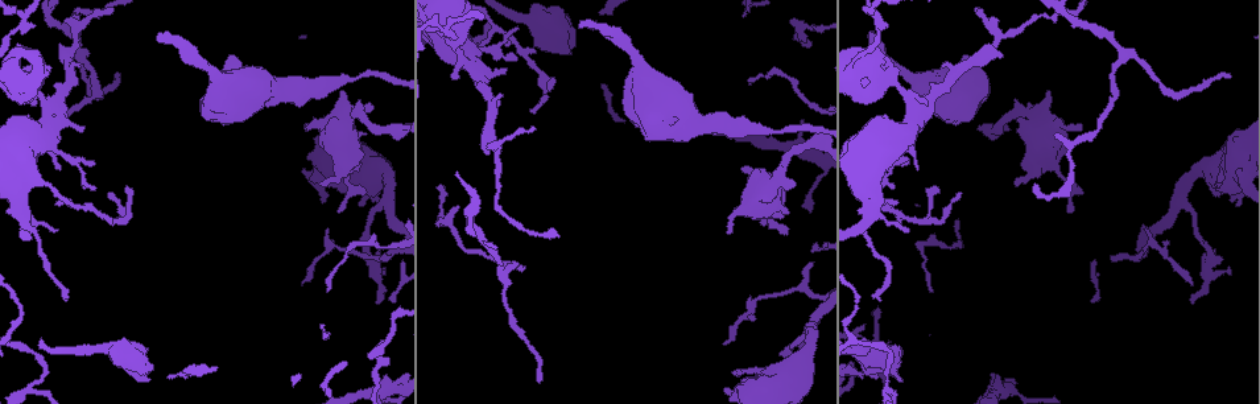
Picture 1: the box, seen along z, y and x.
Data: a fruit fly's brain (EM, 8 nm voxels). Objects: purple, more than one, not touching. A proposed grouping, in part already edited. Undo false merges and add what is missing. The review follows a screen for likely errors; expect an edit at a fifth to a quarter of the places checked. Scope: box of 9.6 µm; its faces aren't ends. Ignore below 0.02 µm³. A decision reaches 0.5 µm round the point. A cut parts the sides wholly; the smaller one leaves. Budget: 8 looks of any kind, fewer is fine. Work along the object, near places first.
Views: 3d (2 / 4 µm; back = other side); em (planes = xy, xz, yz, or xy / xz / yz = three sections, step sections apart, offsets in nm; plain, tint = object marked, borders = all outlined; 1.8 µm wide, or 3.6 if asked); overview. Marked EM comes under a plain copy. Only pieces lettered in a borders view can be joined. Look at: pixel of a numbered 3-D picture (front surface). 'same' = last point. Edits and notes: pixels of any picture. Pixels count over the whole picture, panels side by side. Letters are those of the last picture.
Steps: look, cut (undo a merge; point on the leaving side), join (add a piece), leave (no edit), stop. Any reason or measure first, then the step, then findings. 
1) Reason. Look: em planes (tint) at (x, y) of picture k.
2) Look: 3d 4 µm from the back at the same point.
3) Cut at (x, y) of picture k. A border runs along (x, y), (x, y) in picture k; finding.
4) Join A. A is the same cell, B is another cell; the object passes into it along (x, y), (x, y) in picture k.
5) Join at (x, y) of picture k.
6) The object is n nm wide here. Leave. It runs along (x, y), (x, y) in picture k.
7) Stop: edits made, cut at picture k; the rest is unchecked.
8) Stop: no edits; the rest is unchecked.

Long arm stops here. Look: em xy step 16 (borders) at (873, 35) of picture 1.

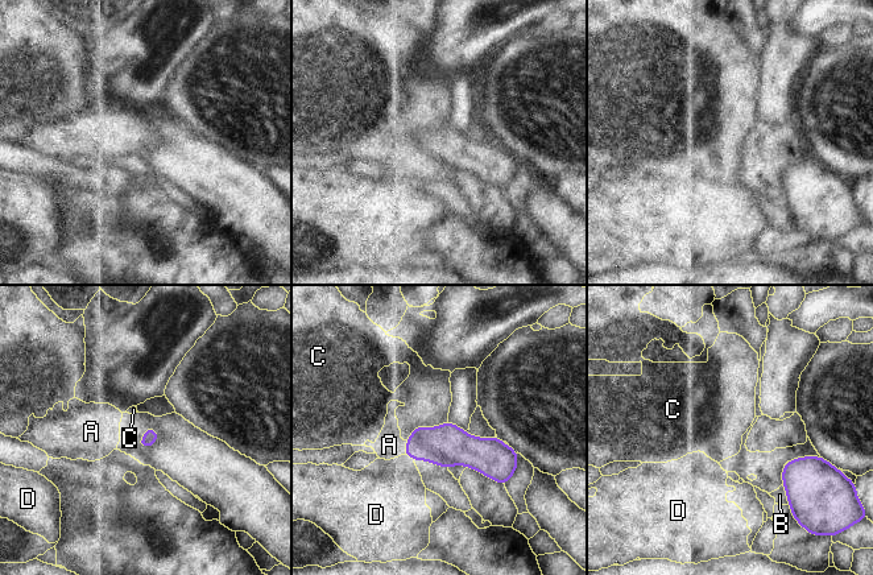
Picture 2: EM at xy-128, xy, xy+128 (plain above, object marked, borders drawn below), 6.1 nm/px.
Join A. A is the same cell, B, C and D are other cells; the neuron continues.

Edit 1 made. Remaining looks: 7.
See it whole again. Look: overview.

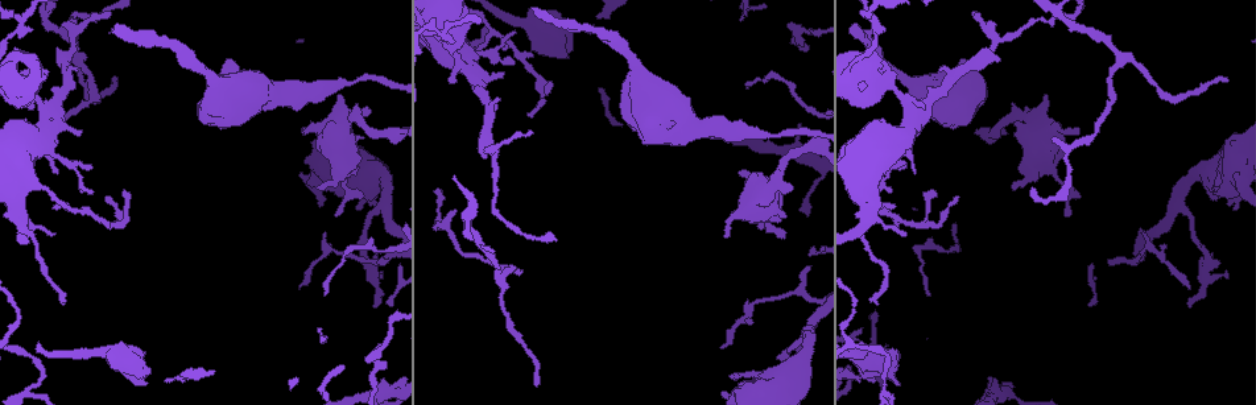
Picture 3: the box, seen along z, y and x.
Calibre changes. Look: 3d 4 µm at (45, 129) of picture 3.

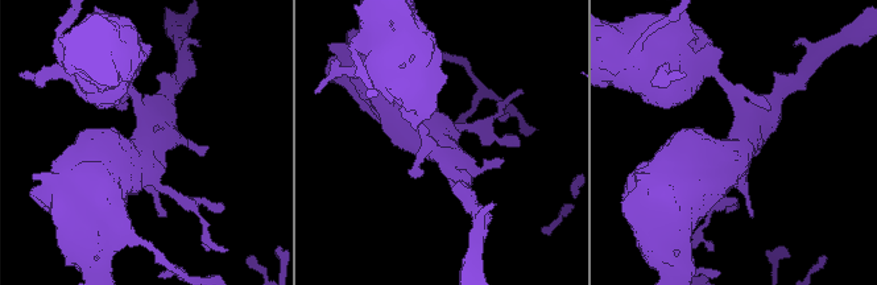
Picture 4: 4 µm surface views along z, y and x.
Look: em xz step 4 (tint) at (441, 146) of picture 4.

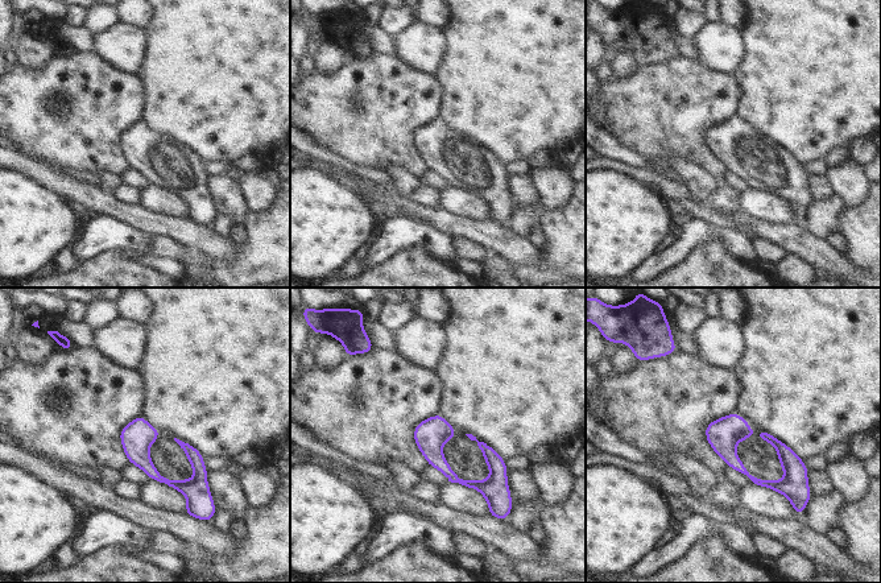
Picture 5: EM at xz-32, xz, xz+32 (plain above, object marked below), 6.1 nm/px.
Look: em planes (borders) at the same point.

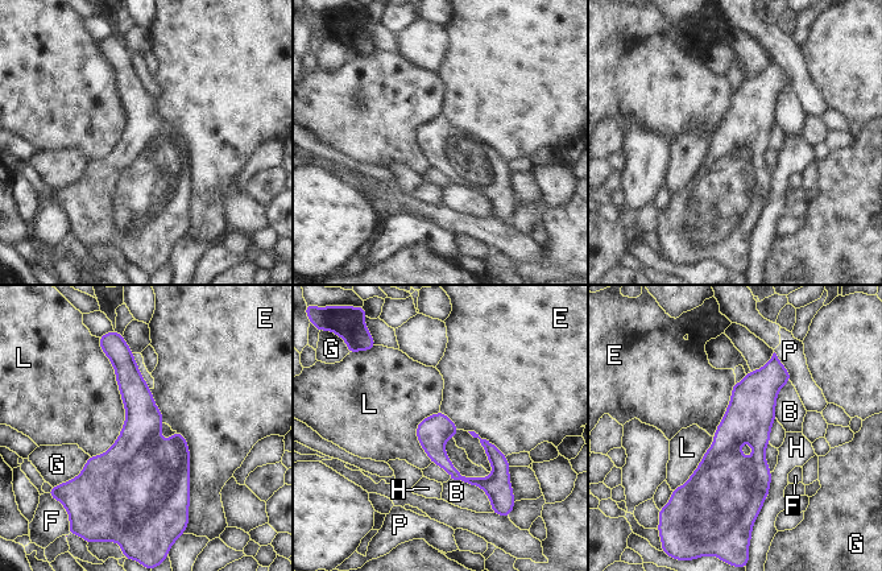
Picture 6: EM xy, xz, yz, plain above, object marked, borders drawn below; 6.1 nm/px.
Leave. B, E, F, G, H, L and P are other cells; it runs along (419, 427), (458, 476), (501, 483) in picture 6; continuous, no second neuron.

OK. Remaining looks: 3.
Sharp bend. Look: 3d 2 µm at (882, 387) of picture 3.

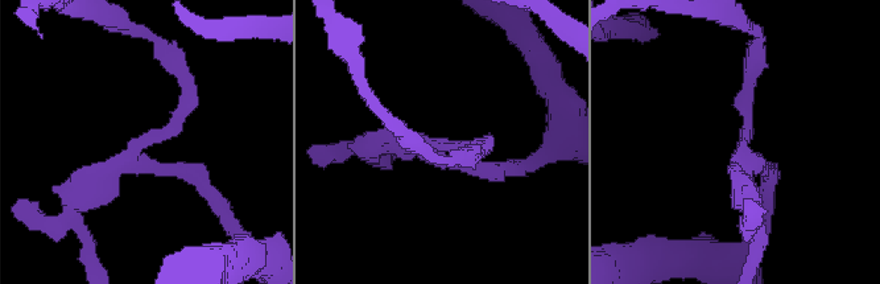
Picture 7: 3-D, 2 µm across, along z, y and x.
3 arms meet here. Look: em xy step 8 (borders) at (145, 145) of picture 7.

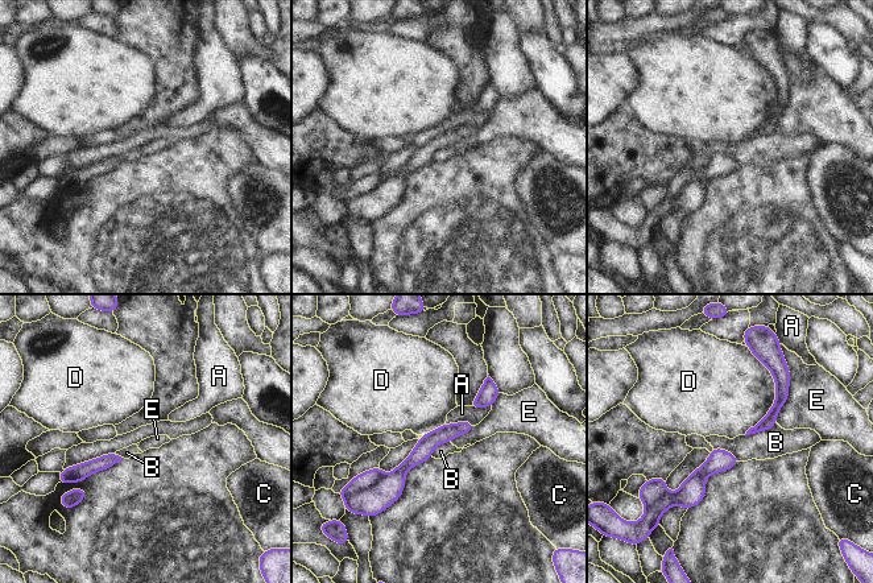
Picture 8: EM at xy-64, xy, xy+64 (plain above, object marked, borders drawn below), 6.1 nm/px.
Another direction. Look: em xz step 8 (borders) at the same point.

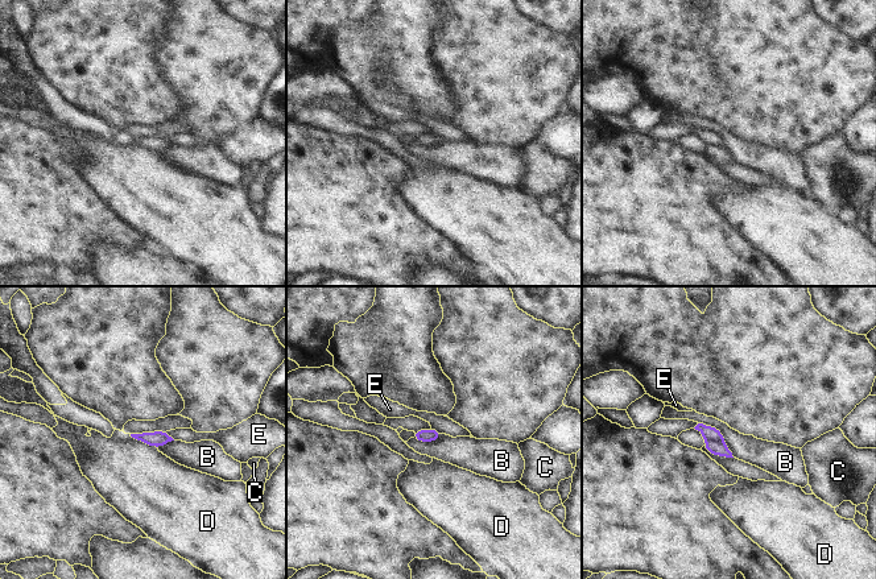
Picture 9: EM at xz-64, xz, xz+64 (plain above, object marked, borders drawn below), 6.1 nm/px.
The object is 80 nm wide here. Cut at (719, 449) of picture 9. B, C, D and E are other cells; a second neuron is stuck on.

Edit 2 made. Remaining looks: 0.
Stop: edits made, join at picture 2, cut at picture 9; the rest is unchecked.

